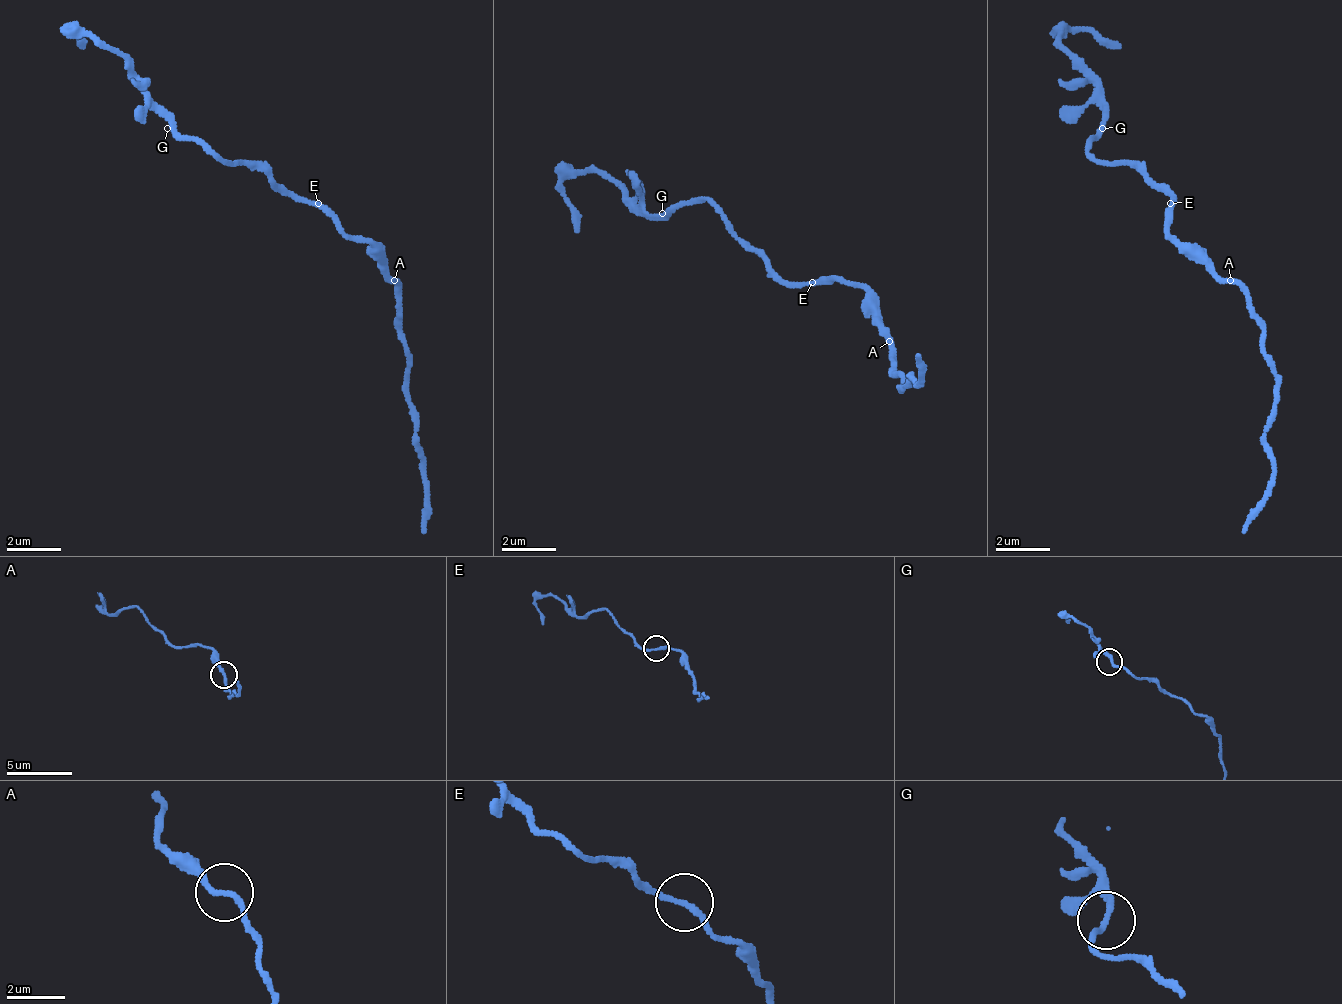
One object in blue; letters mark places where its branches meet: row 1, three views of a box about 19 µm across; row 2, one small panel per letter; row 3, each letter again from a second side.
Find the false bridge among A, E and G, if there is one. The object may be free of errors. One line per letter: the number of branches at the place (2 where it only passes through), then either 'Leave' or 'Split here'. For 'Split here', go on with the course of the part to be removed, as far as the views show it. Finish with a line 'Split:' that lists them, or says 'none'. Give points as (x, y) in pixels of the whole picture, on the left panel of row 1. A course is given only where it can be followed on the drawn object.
A: Branches: 2. Leave
E: Branches: 2. Leave
G: Branches: 2. Leave
Split: none

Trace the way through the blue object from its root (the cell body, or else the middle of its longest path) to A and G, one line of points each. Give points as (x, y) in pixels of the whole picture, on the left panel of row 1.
A: (318, 210), (325, 210), (352, 237), (359, 237), (372, 251), (372, 258), (393, 278)
G: (318, 210), (284, 196), (256, 169), (222, 162), (195, 142), (181, 142), (167, 128)

